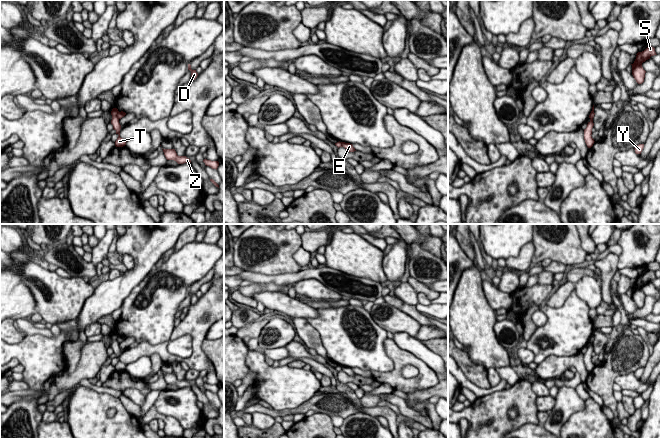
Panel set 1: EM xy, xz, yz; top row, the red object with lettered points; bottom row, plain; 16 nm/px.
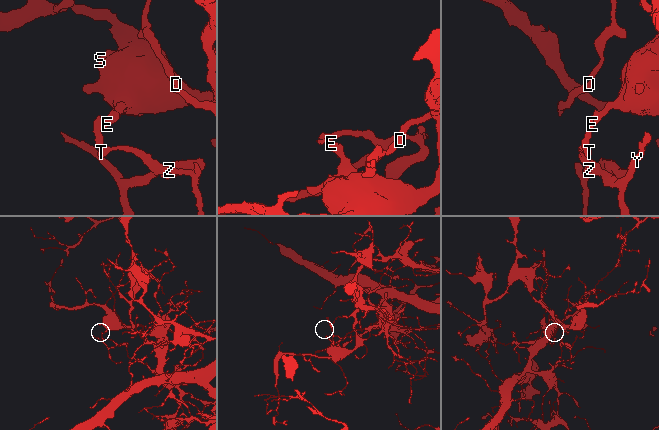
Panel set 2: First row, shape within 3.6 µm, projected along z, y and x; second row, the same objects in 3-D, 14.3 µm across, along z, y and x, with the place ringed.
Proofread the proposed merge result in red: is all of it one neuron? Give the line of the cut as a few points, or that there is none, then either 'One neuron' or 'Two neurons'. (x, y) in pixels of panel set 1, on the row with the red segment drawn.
Split along xy (118, 111), (117, 116), (119, 118). Two neurons

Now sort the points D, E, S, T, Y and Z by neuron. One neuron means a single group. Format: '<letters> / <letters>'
D T Y Z / E S

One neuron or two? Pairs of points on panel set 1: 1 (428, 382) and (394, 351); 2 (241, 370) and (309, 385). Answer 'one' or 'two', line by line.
1: one
2: two

